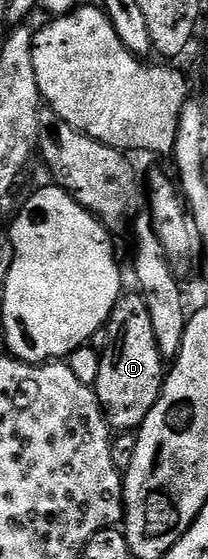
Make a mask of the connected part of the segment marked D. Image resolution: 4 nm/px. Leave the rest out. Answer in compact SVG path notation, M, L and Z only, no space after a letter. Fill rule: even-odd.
M122 295L118 299L109 316L107 328L109 342L105 344L100 354L101 362L97 365L97 402L105 413L110 430L136 431L159 399L167 365L159 351L159 343L155 343L155 331L151 327L147 303L139 295Z

